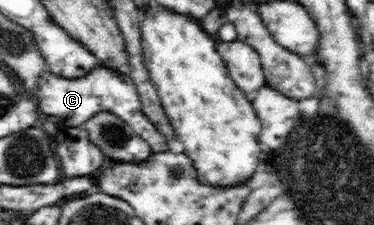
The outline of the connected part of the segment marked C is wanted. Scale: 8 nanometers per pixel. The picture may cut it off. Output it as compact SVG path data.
M106 66L94 68L92 72L88 72L88 75L80 79L60 78L50 71L44 73L36 92L37 105L45 116L52 115L60 118L64 129L72 130L80 127L94 113L98 113L99 110L108 110L128 123L148 144L153 153L170 151L166 135L162 134L162 131L158 130L158 127L143 113L138 91L128 74L120 74L116 72L116 69Z

